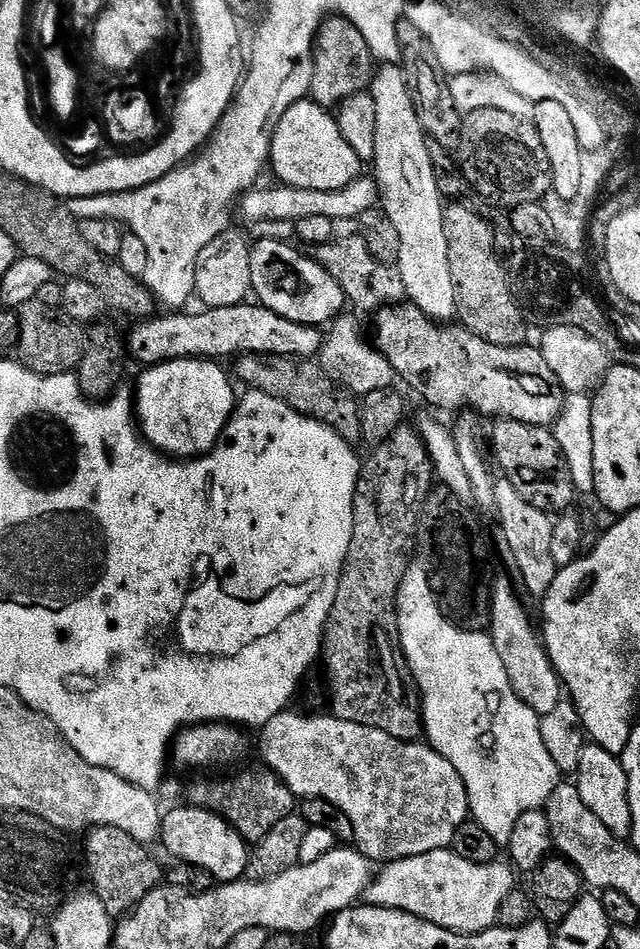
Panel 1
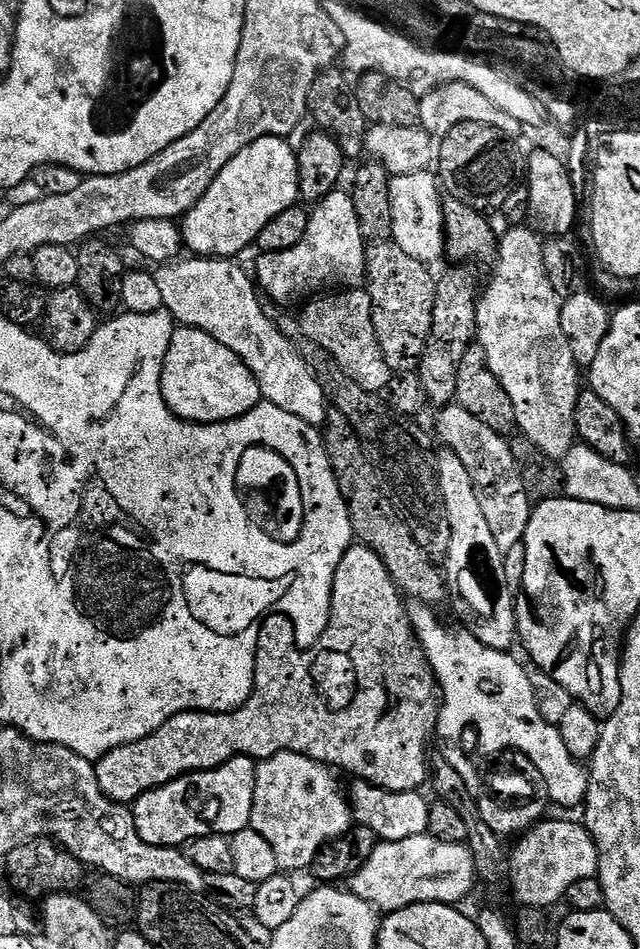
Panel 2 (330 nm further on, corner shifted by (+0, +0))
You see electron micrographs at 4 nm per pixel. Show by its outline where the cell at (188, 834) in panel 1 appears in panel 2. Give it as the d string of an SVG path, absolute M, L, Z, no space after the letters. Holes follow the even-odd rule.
M235 756L222 766L205 772L189 772L166 786L142 794L131 805L134 826L150 846L175 848L203 836L233 837L252 822L257 761Z

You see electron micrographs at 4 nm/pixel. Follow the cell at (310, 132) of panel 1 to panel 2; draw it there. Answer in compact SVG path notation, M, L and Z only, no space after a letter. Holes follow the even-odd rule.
M263 136L258 138L246 150L242 150L214 178L210 190L187 214L182 217L182 235L184 248L189 253L200 258L236 258L243 248L252 248L258 234L270 218L278 218L282 210L297 207L300 200L300 187L298 186L298 162L296 161L297 149L288 145L289 141L282 136Z

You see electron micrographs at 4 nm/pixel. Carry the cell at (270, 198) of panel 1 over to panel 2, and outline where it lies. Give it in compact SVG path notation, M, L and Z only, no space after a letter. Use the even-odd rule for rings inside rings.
M431 171L391 177L390 206L392 207L392 240L399 248L406 250L406 254L410 254L410 258L418 258L423 264L431 265L432 260L445 255L442 188L437 177Z

